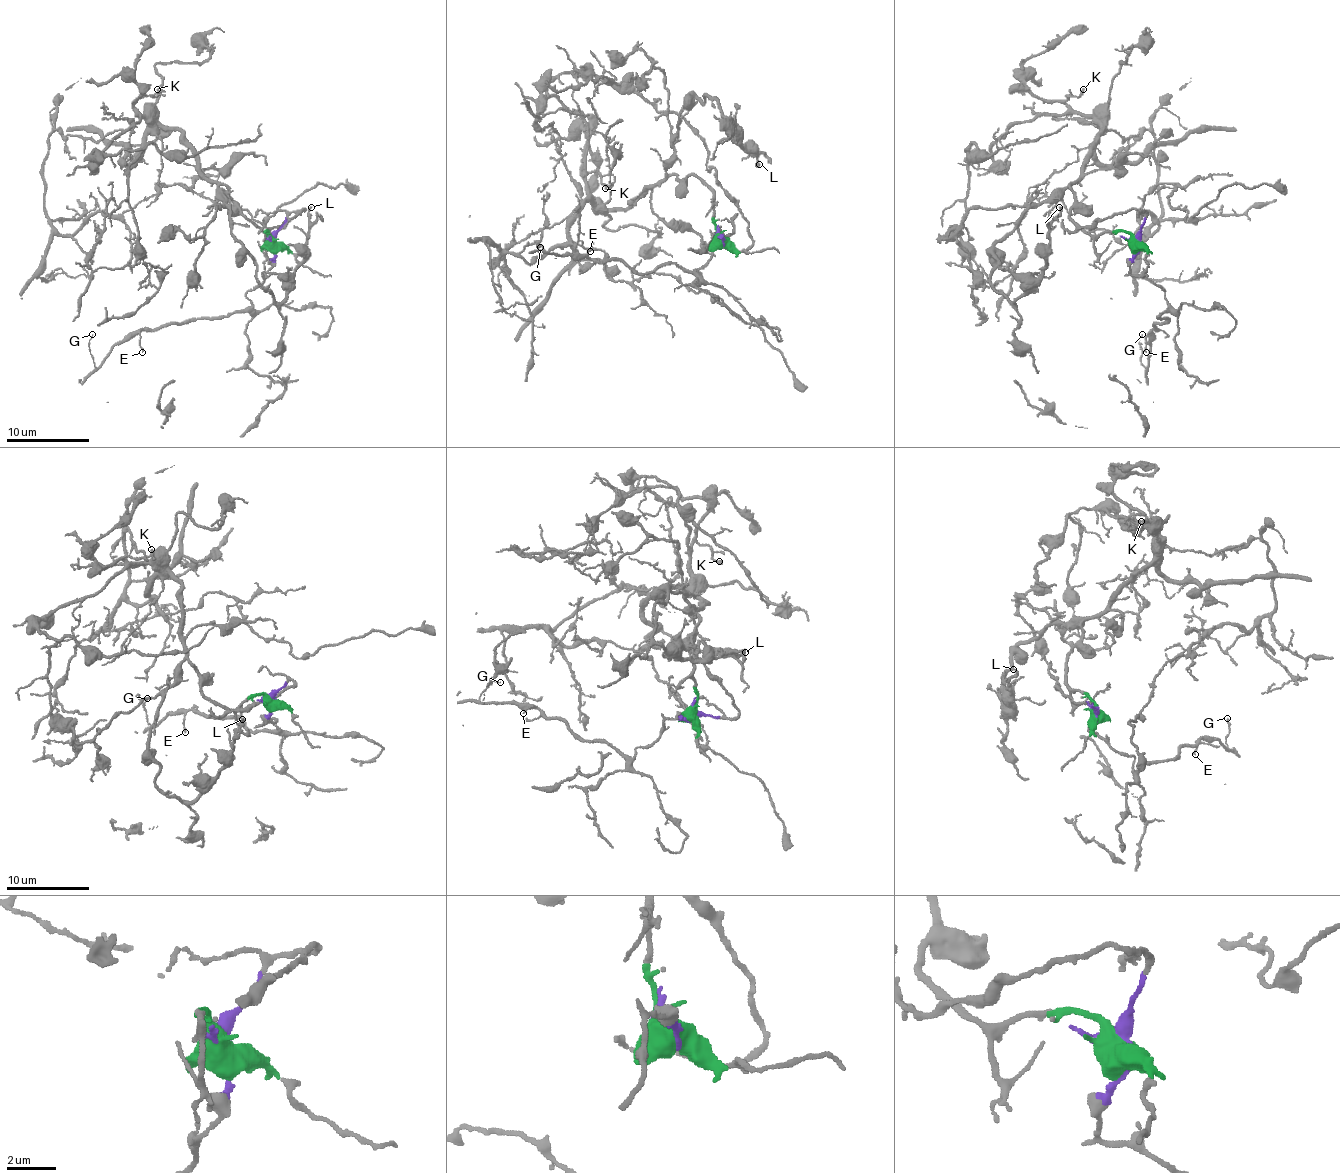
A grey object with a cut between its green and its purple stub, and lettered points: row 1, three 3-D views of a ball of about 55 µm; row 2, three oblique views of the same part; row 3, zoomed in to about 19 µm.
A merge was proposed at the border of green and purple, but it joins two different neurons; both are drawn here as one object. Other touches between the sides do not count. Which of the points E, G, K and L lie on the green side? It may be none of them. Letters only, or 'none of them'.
K, L

